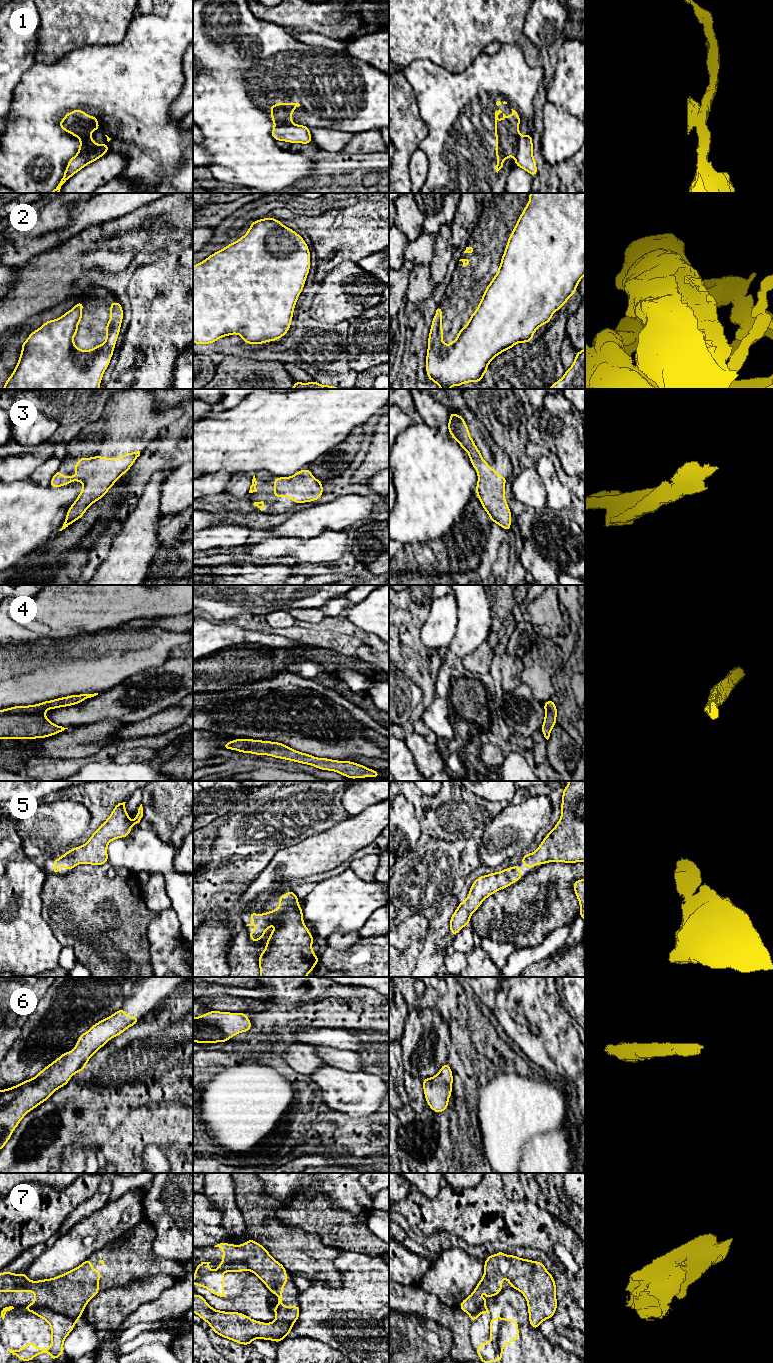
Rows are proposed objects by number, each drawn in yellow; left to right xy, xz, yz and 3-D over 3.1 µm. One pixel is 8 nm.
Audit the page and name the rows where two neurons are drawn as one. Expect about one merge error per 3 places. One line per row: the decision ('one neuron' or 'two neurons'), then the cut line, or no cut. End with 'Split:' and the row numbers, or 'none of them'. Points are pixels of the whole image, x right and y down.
1: two neurons; cut in yz along (520, 136), (516, 142), (516, 154), (514, 156)
2: one neuron; no cut
3: one neuron; no cut
4: one neuron; no cut
5: one neuron; no cut
6: one neuron; no cut
7: two neurons; cut in xy along (26, 1306), (48, 1307), (75, 1321)
Split: 1, 7

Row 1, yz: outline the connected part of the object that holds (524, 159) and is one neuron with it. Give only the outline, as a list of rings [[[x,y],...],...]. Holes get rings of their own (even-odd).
[[[526,134],[517,140],[515,164],[533,177],[537,176],[537,165],[533,157],[533,135]]]

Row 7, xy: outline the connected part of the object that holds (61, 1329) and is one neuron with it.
[[[25,1306],[23,1309],[27,1312],[33,1312],[37,1317],[40,1317],[49,1323],[52,1337],[51,1346],[49,1349],[45,1349],[42,1346],[36,1349],[35,1346],[38,1343],[28,1342],[23,1349],[9,1349],[8,1351],[13,1355],[16,1355],[23,1362],[32,1361],[35,1356],[44,1353],[49,1353],[51,1355],[50,1361],[58,1359],[60,1355],[65,1354],[63,1343],[66,1337],[74,1329],[76,1321],[45,1307],[28,1308]]]

